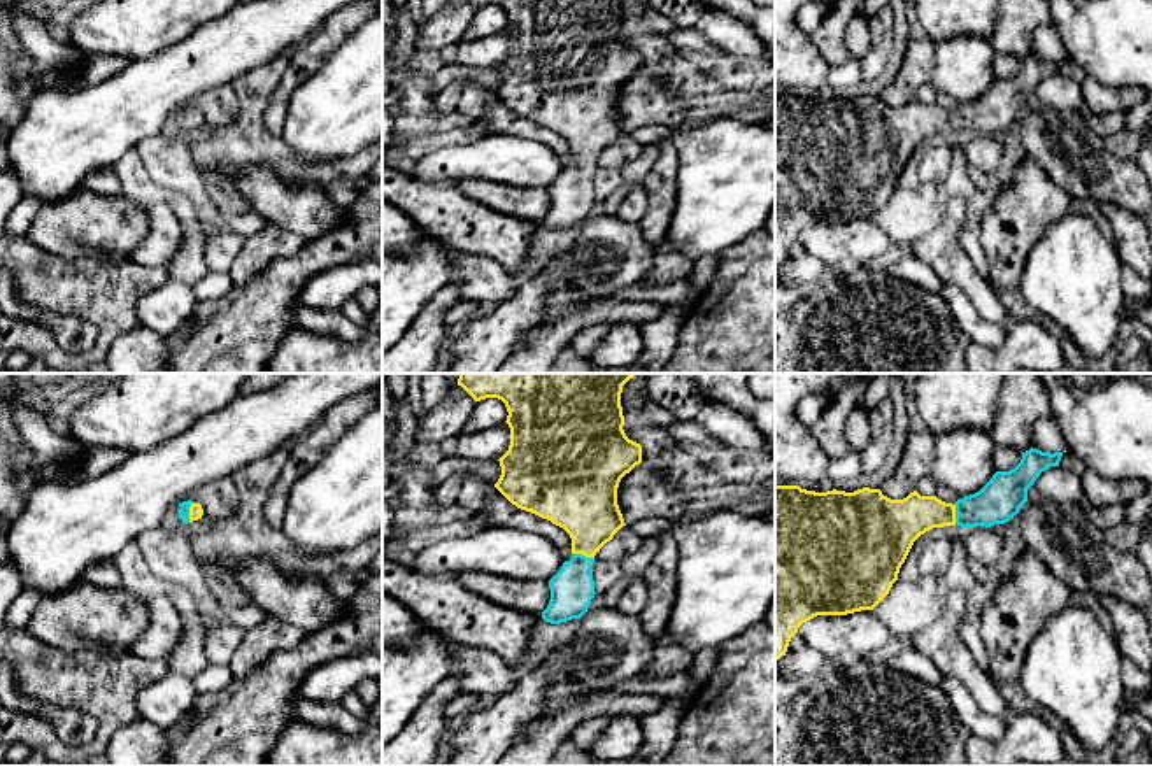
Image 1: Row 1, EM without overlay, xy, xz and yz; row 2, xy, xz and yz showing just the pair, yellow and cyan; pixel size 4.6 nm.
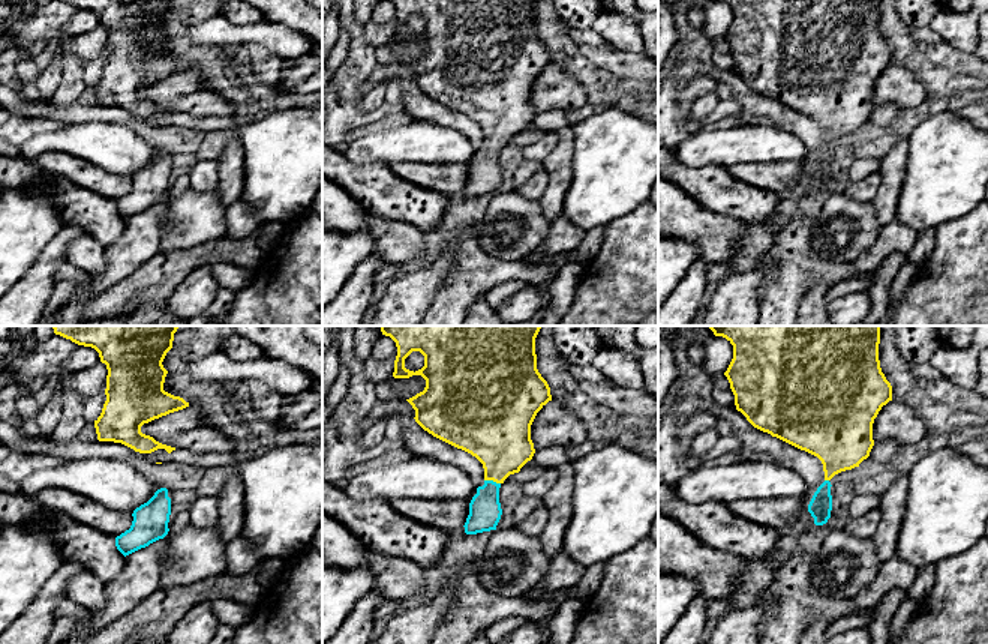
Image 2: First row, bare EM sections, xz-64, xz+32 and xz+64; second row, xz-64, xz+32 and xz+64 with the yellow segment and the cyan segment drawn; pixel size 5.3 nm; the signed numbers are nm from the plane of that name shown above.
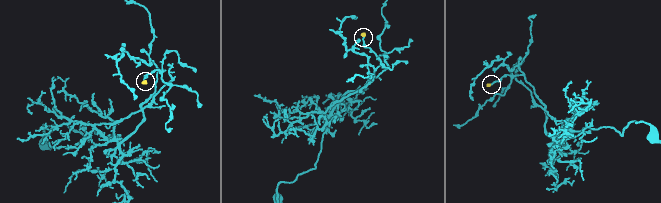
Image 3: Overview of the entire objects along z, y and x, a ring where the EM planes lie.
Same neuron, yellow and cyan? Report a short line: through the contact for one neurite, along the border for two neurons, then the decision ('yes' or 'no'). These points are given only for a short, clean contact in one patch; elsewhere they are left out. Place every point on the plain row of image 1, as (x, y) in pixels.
line xz (583, 107), (584, 162), (572, 195); yes

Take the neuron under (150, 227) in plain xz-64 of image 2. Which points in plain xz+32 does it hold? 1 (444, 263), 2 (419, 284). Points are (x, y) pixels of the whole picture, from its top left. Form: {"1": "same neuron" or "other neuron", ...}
{"1": "same neuron", "2": "same neuron"}

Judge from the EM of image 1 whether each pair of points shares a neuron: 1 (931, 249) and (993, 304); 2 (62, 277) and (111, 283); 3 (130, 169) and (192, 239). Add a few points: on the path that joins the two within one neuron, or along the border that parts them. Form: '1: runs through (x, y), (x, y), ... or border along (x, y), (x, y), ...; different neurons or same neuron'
1: runs through (947, 260), (977, 290); same neuron
2: runs through (74, 283), (99, 283); same neuron
3: runs through (149, 190), (155, 195), (170, 198), (188, 218); same neuron

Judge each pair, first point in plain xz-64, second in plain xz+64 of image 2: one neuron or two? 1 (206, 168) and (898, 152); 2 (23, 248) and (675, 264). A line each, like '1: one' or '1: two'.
1: two
2: one

